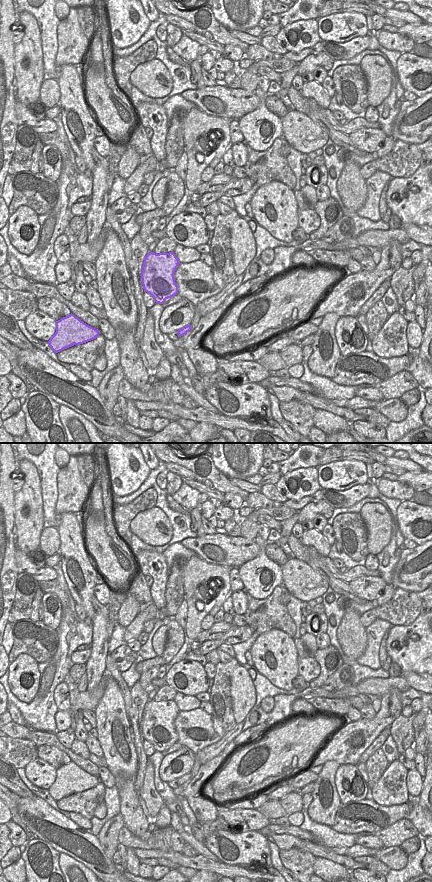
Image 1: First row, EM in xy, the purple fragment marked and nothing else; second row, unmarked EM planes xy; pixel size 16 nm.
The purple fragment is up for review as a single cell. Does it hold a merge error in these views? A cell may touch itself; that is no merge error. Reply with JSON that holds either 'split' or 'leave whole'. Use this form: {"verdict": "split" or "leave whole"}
{"verdict": "leave whole"}

